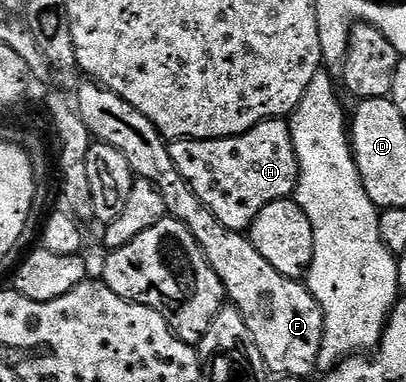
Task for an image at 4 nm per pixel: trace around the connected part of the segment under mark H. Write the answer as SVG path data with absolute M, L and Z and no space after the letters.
M286 118L267 119L249 129L243 135L234 135L228 139L176 139L170 144L173 165L189 181L193 193L201 197L201 205L225 225L230 231L250 232L253 221L265 205L294 196L295 186L299 184L299 162L293 149L291 125Z

